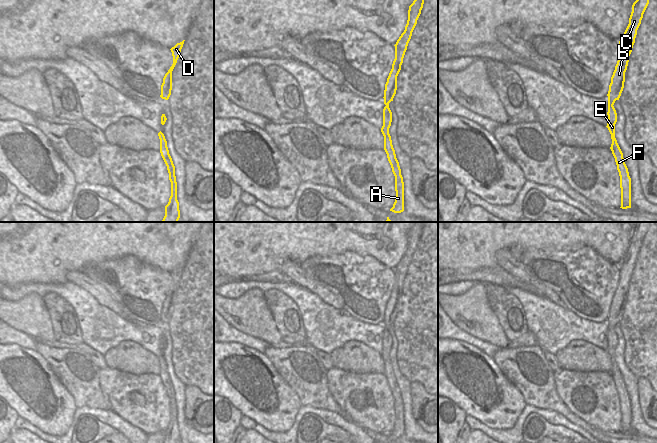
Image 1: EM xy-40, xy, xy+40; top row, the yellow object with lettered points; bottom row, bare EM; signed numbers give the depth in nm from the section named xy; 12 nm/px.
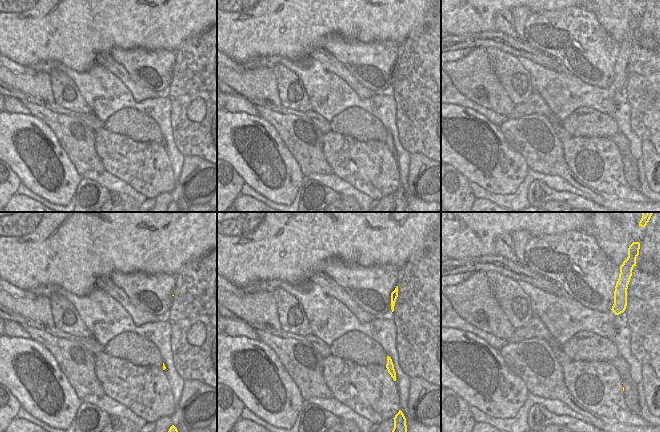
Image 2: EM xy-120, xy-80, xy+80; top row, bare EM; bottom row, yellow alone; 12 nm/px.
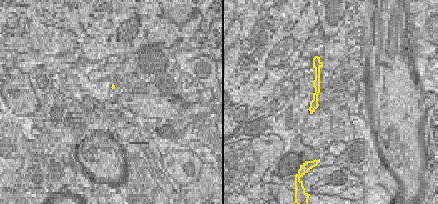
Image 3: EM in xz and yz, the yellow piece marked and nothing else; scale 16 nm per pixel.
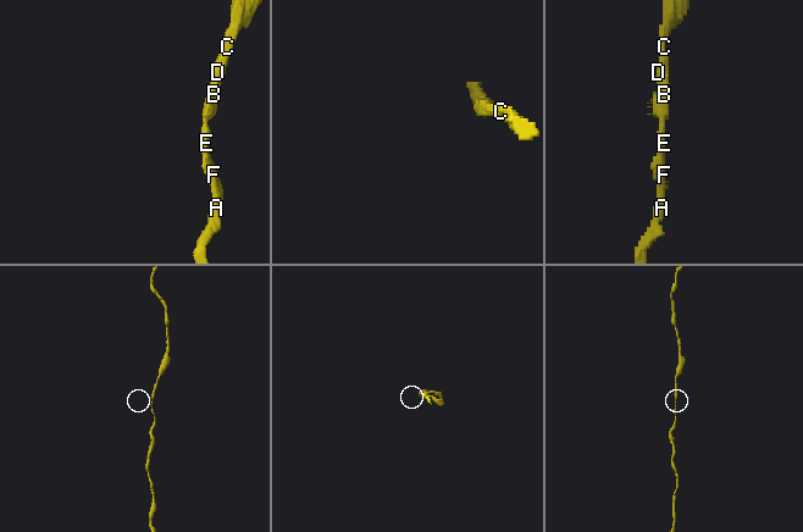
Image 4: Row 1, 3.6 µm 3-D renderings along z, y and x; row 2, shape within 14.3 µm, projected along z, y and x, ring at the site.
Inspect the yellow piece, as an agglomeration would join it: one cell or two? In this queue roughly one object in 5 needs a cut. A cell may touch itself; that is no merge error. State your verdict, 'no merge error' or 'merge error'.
no merge error

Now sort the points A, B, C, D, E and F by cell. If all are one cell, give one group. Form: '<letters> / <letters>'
A B C D E F

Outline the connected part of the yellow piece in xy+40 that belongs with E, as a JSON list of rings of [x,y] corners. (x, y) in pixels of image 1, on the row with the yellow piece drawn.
[[[636,0],[632,5],[632,12],[629,18],[629,24],[619,41],[619,59],[615,66],[615,70],[611,77],[611,83],[608,91],[608,122],[607,128],[611,134],[612,144],[611,151],[615,158],[617,170],[620,176],[621,188],[621,207],[622,209],[631,208],[631,178],[628,168],[623,158],[623,153],[615,138],[615,124],[617,122],[617,113],[614,108],[614,103],[619,100],[624,88],[625,72],[627,70],[629,56],[632,52],[637,30],[641,24],[643,14],[649,4],[649,0]]]

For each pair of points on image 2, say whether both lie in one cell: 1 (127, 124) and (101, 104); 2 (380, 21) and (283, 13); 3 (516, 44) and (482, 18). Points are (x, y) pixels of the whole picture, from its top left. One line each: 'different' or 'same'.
1: different
2: same
3: different

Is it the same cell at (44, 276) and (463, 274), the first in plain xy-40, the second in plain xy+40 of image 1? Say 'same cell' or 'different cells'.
different cells

